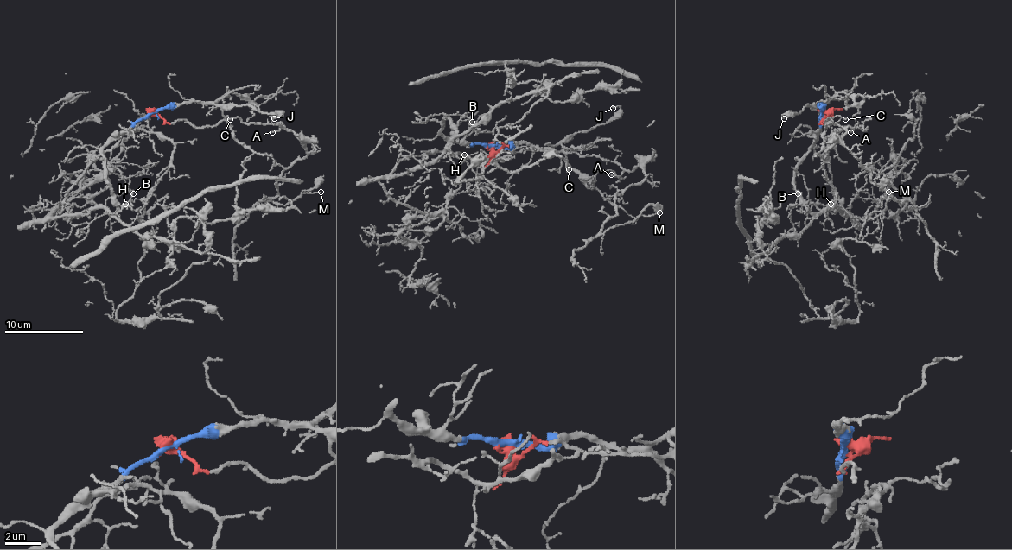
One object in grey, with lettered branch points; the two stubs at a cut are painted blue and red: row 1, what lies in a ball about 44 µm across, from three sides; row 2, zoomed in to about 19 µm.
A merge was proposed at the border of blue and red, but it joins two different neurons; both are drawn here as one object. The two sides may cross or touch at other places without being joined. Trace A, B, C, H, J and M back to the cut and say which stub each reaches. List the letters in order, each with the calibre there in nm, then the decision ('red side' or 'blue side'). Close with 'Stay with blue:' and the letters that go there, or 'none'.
A: calibre 140 nm; red side
B: calibre 130 nm; blue side
C: calibre 130 nm; red side
H: calibre 130 nm; blue side
J: calibre 120 nm; blue side
M: calibre 100 nm; red side
Stay with blue: B, H, J

